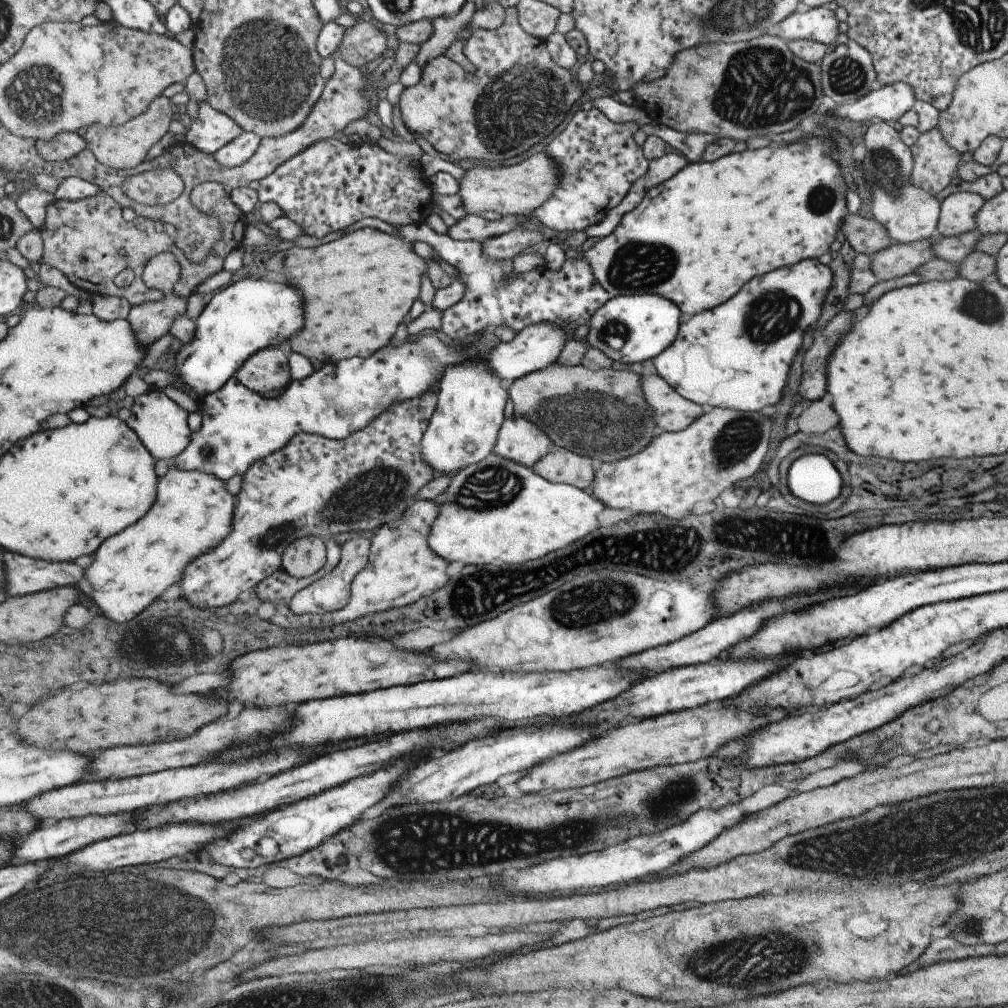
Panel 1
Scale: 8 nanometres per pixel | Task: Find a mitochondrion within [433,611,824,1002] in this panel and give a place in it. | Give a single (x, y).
(751, 956)

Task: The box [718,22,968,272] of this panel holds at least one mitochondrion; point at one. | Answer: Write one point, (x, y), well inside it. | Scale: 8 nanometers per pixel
(884, 166)

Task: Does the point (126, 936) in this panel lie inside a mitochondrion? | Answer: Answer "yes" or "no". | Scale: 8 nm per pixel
yes

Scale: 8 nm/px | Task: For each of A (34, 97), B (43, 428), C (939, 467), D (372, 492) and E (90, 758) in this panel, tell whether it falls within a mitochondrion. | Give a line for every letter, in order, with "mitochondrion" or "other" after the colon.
A: mitochondrion
B: other
C: other
D: mitochondrion
E: other

